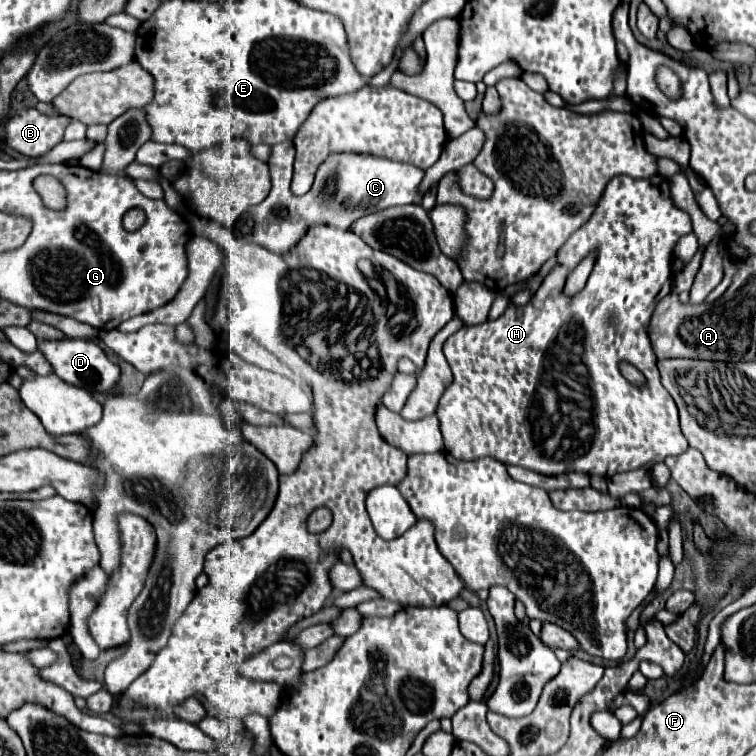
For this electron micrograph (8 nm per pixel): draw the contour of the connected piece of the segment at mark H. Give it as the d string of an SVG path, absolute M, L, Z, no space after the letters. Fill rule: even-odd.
M628 175L612 177L608 181L608 185L606 185L606 191L602 193L602 199L596 205L596 211L588 219L588 223L582 225L578 231L574 231L570 235L570 239L558 249L556 265L544 277L542 285L532 295L528 305L524 305L520 309L508 309L508 311L504 311L504 315L500 315L494 321L486 321L486 323L474 325L474 327L462 327L450 339L446 339L446 359L450 363L450 367L452 367L454 383L446 389L446 395L442 395L438 411L436 411L438 417L440 417L442 435L444 435L444 449L452 457L456 457L456 459L470 461L470 459L478 459L478 457L488 457L490 455L490 457L502 461L504 465L520 465L524 469L530 469L530 471L536 471L536 473L542 473L542 475L558 475L558 473L582 471L582 473L600 475L600 477L612 477L616 473L640 469L640 467L644 467L650 461L658 463L658 461L664 461L664 457L668 457L668 455L684 453L688 449L688 441L682 435L680 425L678 425L678 409L674 405L674 399L670 397L670 393L666 393L666 389L660 383L660 375L658 375L658 367L656 367L656 355L654 355L654 349L652 349L650 339L648 339L648 321L650 321L650 315L654 311L654 305L664 295L668 295L670 289L672 289L670 257L672 257L674 243L678 241L678 237L682 237L682 235L692 231L690 216L686 211L678 209L674 205L672 197L670 197L668 179L664 179L660 175L652 175L648 179L632 179ZM592 249L598 253L598 259L596 259L594 271L592 271L586 287L580 293L576 293L574 297L564 295L564 281L566 281L568 273ZM622 361L634 365L640 373L644 373L646 383L638 387L638 385L632 385L628 379L624 379L620 369L618 369L618 365Z

